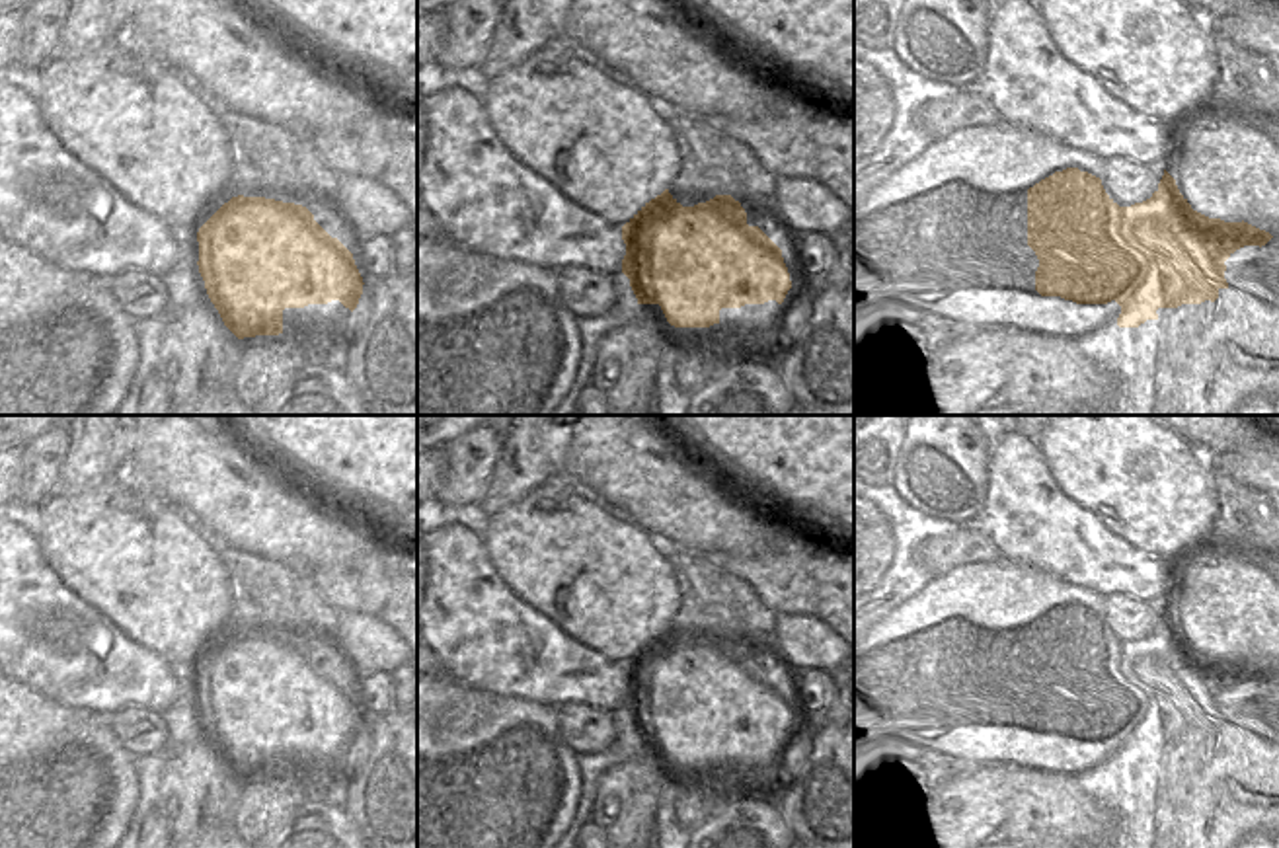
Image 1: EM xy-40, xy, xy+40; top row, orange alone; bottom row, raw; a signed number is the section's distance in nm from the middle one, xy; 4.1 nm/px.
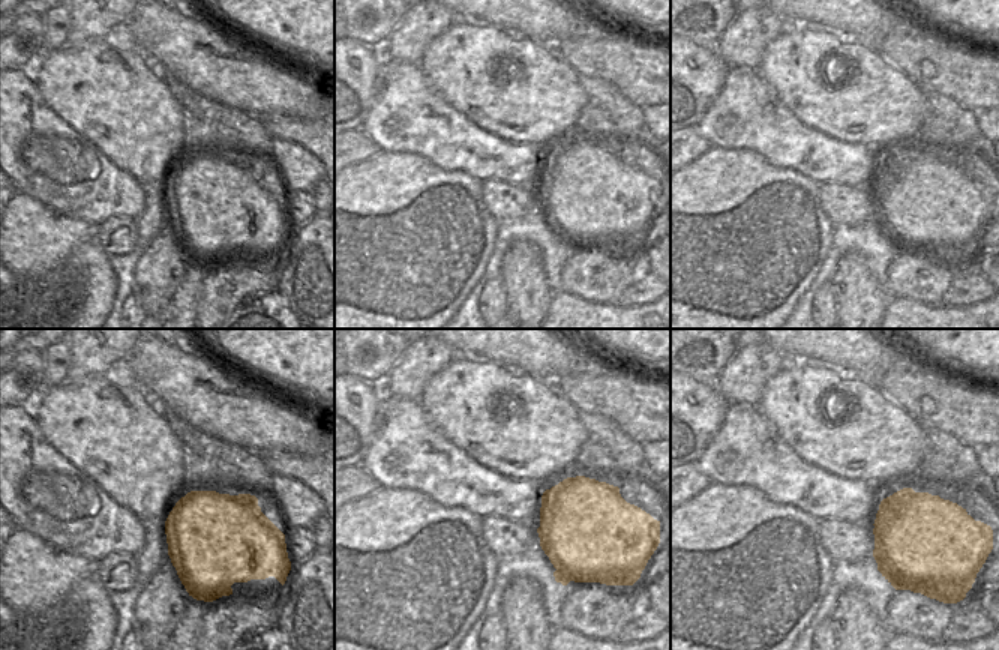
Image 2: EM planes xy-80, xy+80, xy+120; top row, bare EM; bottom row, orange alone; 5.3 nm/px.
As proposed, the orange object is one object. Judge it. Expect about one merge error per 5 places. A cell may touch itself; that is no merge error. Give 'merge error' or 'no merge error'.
no merge error

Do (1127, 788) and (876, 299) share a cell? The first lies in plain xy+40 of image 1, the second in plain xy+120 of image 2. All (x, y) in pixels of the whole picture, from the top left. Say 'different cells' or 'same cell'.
same cell

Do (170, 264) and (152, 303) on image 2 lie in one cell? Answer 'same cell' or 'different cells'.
same cell

